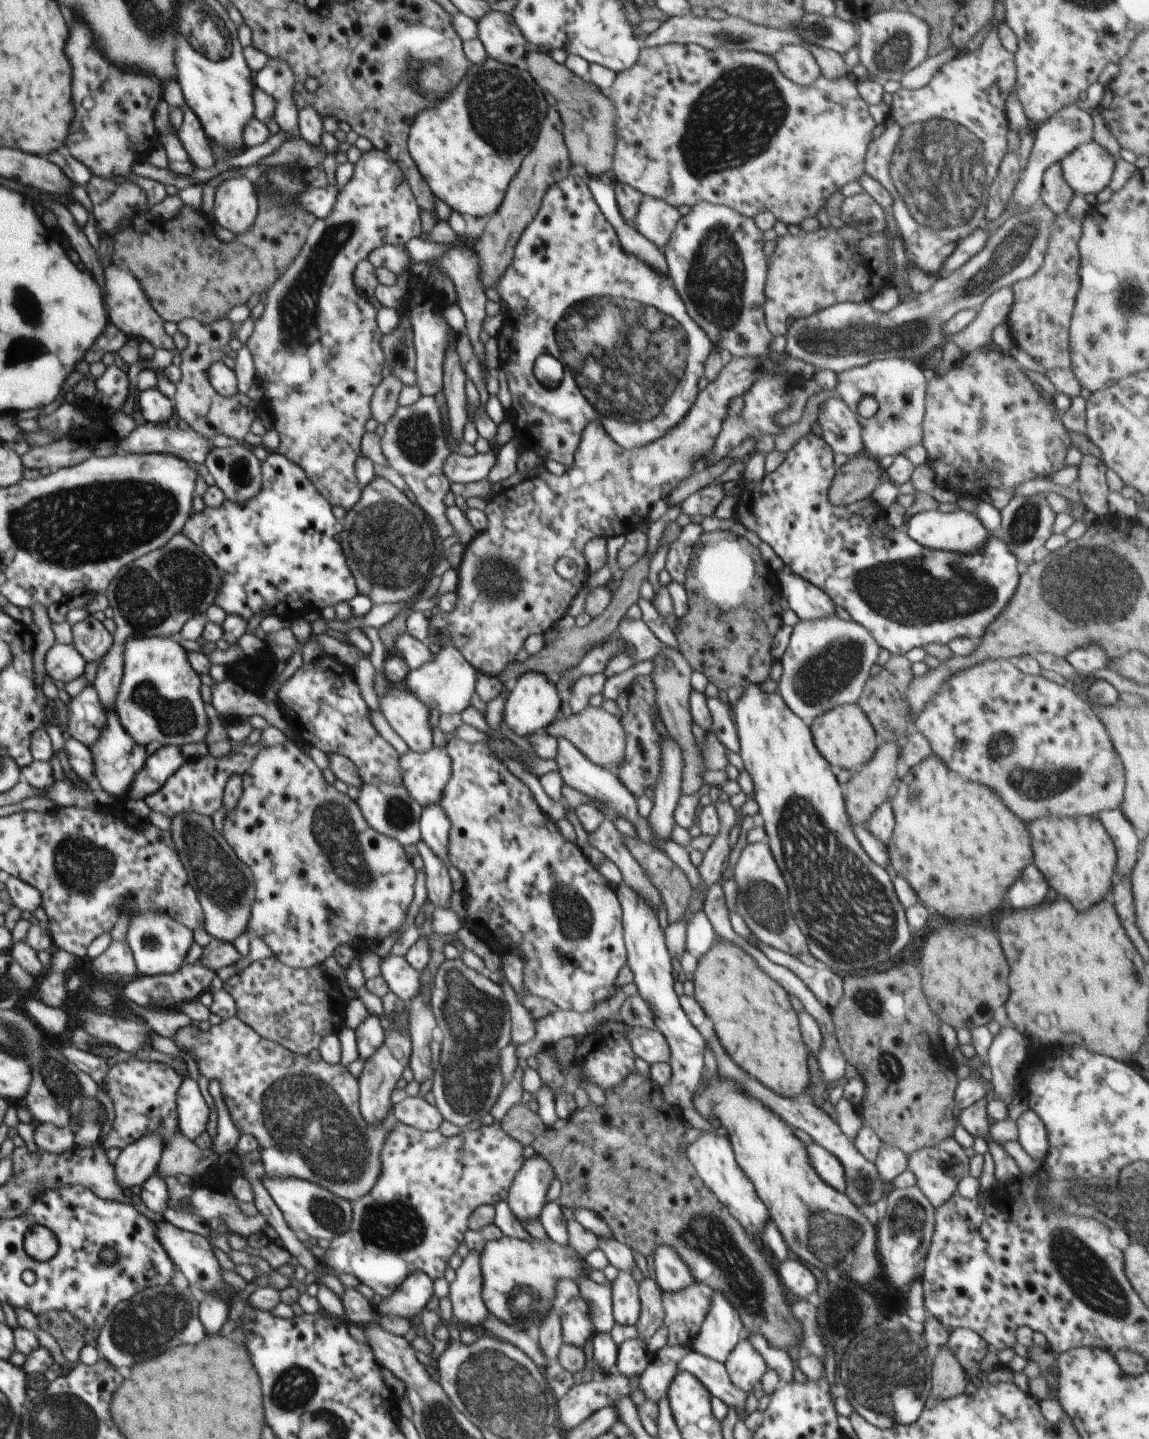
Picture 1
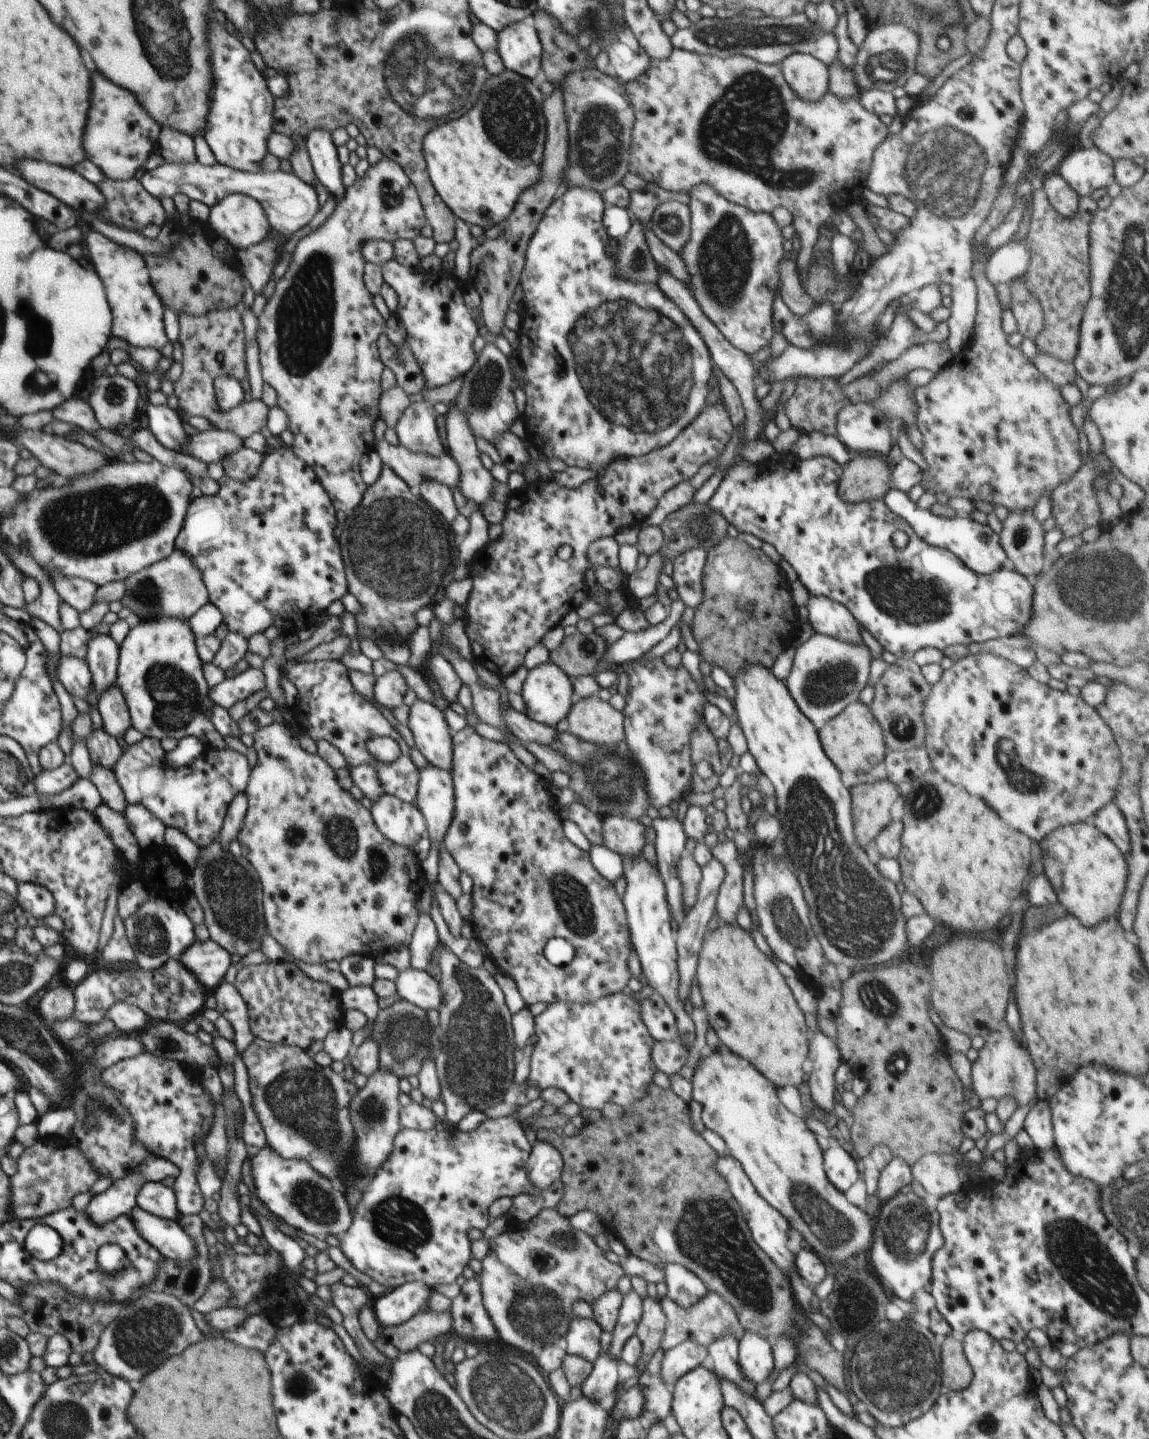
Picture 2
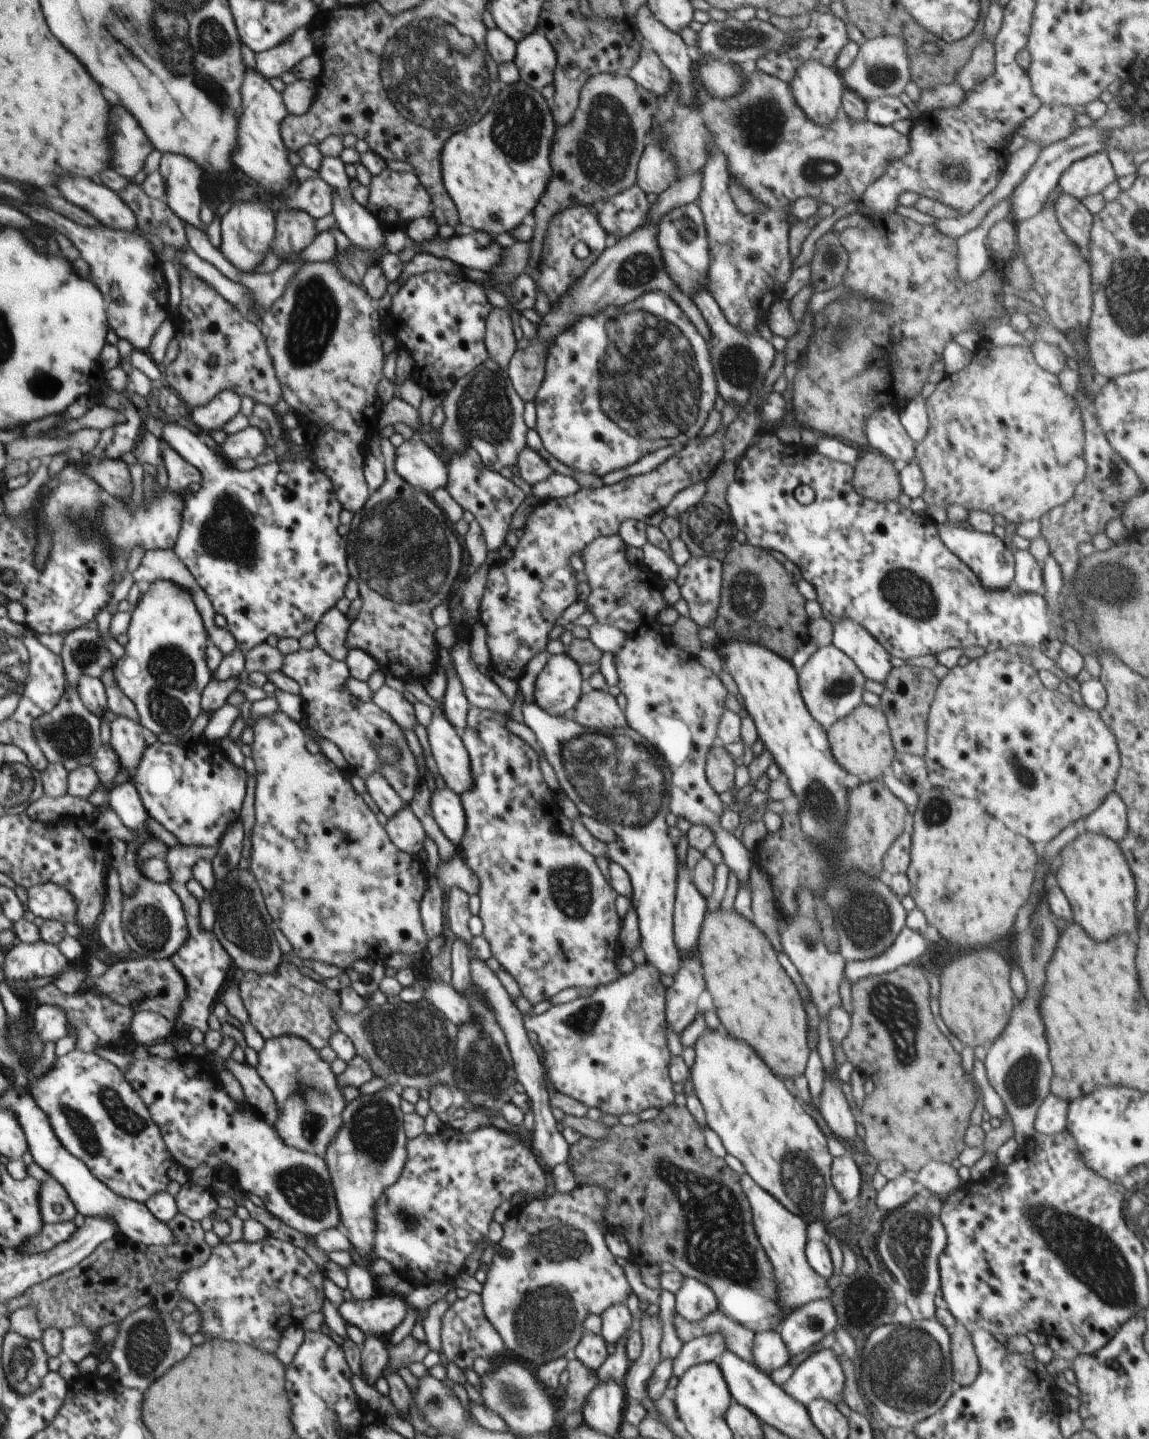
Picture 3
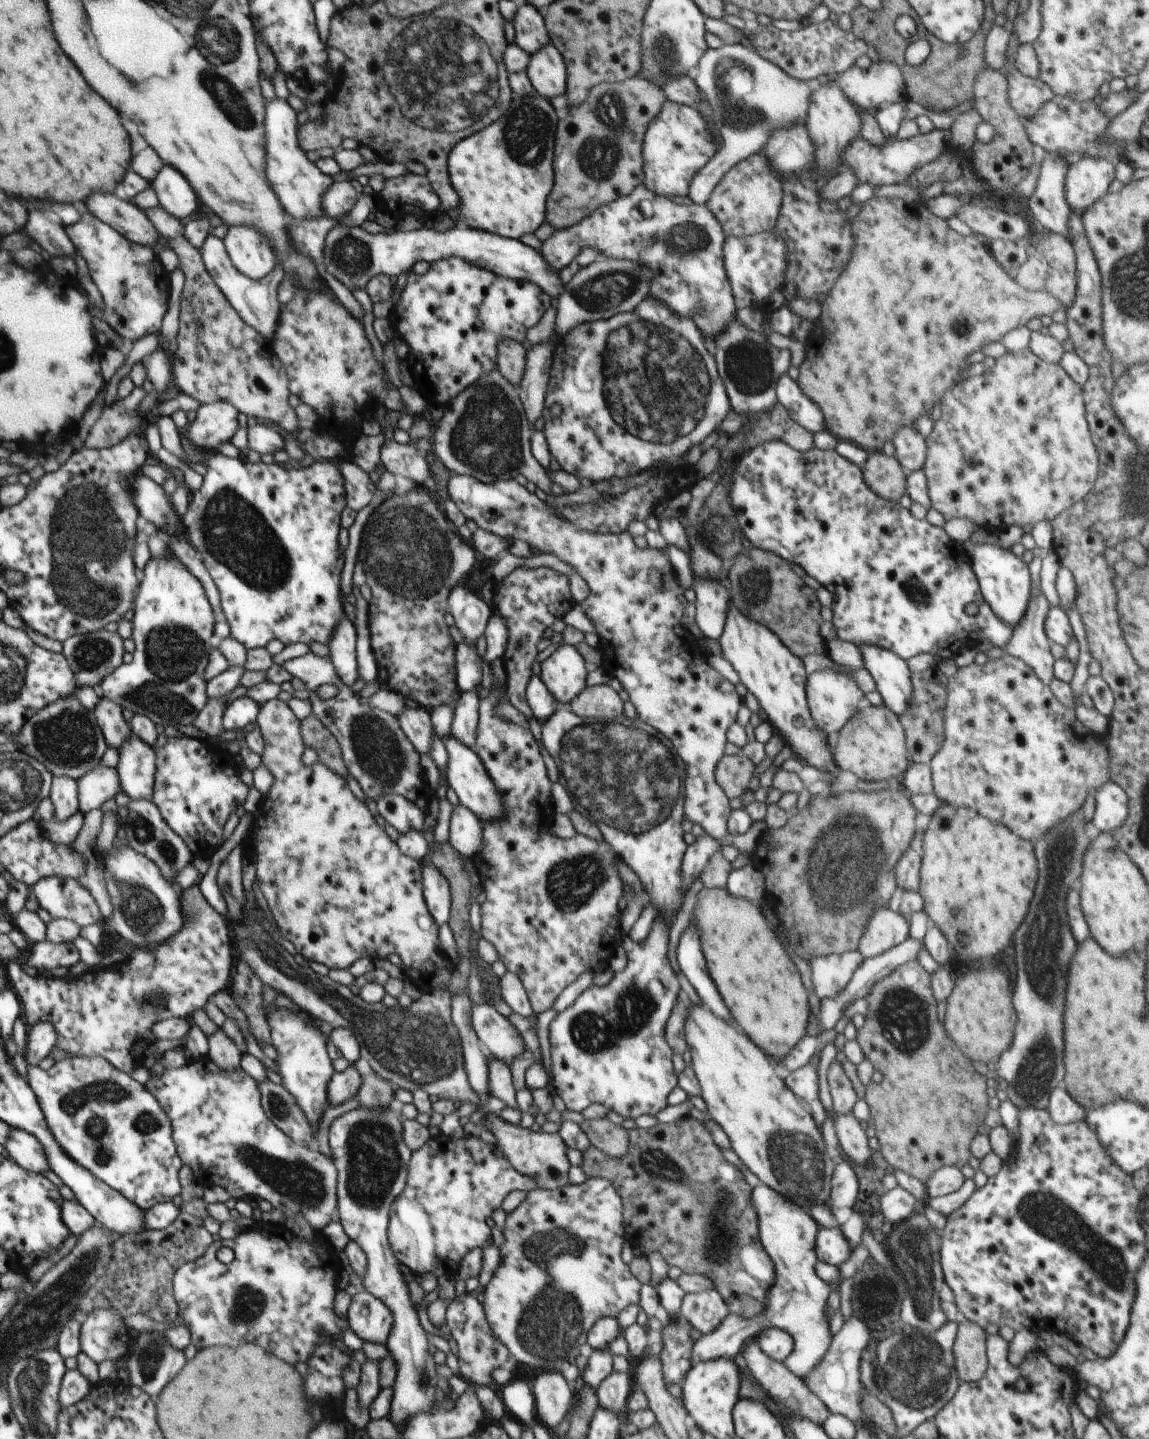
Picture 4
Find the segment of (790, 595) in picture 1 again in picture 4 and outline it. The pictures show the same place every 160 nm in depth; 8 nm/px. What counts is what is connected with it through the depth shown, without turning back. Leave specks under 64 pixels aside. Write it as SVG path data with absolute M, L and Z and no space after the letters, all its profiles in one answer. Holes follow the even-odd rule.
M858 644L864 660L864 668L876 682L876 690L882 696L884 705L897 716L908 710L908 700L912 698L910 668L894 652L872 646Z

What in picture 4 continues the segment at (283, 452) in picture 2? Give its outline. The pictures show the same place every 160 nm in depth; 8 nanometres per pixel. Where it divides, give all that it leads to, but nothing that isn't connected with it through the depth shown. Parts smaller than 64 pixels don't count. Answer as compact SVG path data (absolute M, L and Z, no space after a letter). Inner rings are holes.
M216 451L205 453L204 463L207 462L207 472L204 474L204 482L200 490L190 493L188 510L182 517L186 538L188 543L200 554L200 558L213 579L220 594L220 603L223 611L224 620L230 626L231 637L238 640L247 650L258 647L266 647L268 642L273 639L280 640L285 646L294 643L304 643L306 645L312 642L328 645L332 640L332 632L342 620L345 612L343 611L342 594L340 594L341 573L345 565L345 556L342 553L338 535L341 529L341 513L346 507L346 498L344 490L344 480L342 474L336 466L336 462L310 461L307 466L300 469L283 468L280 464L270 465L260 462L251 464L242 462L240 458L231 458L223 456Z

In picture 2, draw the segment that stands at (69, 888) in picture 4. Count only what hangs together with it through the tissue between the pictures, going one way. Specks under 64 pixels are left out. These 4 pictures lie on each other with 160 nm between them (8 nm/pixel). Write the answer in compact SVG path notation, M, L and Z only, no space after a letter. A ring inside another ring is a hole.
M34 883L18 885L17 904L22 907L24 913L38 920L48 918L55 913L54 895L46 887Z

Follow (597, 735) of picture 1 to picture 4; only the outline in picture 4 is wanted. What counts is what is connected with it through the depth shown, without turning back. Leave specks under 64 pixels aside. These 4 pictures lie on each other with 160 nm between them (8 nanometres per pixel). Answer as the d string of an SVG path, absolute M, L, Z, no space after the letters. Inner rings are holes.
M609 684L587 686L572 700L570 706L576 716L604 723L614 720L624 711L622 698Z

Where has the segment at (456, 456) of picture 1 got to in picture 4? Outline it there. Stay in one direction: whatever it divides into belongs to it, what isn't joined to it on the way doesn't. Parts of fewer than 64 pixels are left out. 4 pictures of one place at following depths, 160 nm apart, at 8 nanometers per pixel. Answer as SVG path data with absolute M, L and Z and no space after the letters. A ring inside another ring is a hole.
M395 440L385 442L381 449L381 462L386 470L392 472L394 476L403 476L414 481L417 487L423 487L428 480L432 480L430 465L426 462L426 458L422 455L414 444L398 444Z

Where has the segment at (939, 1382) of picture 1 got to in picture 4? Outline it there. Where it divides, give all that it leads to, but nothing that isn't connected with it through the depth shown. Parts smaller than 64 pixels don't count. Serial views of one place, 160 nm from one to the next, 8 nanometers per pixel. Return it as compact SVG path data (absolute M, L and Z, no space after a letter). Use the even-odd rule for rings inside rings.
M963 1319L958 1323L953 1358L959 1382L974 1383L986 1374L986 1332L978 1324Z

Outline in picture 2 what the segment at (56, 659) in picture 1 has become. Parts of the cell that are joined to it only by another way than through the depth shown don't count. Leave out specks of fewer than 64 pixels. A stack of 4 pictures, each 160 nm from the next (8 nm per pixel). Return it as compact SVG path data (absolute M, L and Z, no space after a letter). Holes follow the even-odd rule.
M61 655L58 676L66 690L74 698L86 698L93 688L92 675L87 662L76 657Z

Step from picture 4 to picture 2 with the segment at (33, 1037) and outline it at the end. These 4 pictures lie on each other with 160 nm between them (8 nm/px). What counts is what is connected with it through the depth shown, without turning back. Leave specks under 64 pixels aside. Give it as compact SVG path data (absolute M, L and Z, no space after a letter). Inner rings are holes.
M62 984L57 988L50 988L38 1004L36 1009L52 1030L52 1025L62 1019L70 1019L75 1007L74 988L70 984Z

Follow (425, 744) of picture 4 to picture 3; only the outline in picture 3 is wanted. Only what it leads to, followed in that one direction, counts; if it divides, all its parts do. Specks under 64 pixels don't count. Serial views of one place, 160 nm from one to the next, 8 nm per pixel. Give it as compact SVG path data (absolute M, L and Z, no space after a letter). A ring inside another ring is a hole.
M385 684L373 693L371 702L387 712L402 730L415 730L418 721L414 715L413 704L401 692Z

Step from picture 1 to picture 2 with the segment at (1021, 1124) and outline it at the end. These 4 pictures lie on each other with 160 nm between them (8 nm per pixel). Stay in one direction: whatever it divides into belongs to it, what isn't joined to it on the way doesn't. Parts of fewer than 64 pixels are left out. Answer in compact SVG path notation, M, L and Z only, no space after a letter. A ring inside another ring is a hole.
M1048 1099L1039 1100L1028 1112L1023 1128L1031 1136L1036 1149L1048 1150L1055 1144L1053 1116Z

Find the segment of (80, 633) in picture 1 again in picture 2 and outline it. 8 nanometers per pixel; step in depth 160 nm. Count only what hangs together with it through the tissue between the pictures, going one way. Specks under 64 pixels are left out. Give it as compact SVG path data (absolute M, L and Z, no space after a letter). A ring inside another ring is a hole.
M110 635L89 638L86 662L92 675L95 697L99 699L117 682L118 644Z

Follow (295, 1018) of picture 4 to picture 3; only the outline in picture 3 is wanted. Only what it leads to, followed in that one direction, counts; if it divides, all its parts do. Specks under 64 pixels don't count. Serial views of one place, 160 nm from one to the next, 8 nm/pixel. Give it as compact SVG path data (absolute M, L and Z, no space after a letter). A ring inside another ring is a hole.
M296 1035L267 1039L258 1056L260 1063L256 1070L272 1089L279 1106L279 1119L273 1126L279 1132L284 1144L324 1158L329 1142L342 1124L342 1111L346 1106L343 1092L338 1089L337 1078L330 1069L330 1064L320 1057L320 1053L307 1040Z

